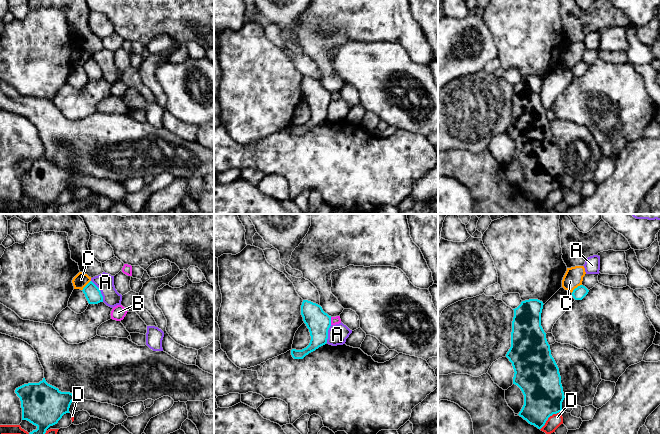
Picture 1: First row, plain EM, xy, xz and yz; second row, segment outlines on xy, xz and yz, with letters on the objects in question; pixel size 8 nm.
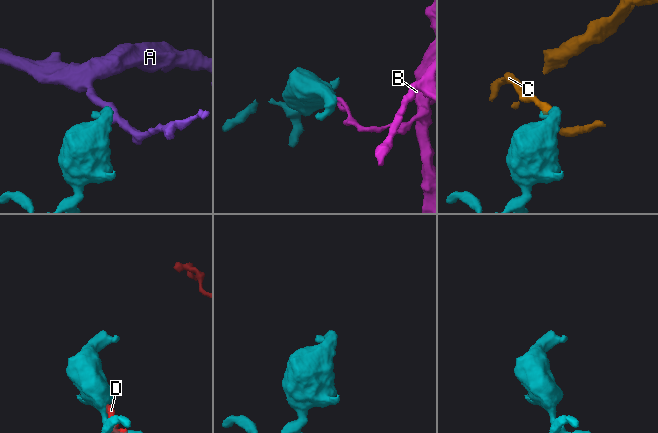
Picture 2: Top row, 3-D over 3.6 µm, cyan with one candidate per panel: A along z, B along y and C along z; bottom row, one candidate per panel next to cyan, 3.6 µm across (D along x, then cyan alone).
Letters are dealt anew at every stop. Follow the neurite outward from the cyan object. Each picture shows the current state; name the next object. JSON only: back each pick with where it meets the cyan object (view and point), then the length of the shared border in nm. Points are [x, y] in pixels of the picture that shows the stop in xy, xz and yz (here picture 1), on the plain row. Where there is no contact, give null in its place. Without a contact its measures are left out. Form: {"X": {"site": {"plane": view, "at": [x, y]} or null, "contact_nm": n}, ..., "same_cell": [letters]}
{"same_cell": []}

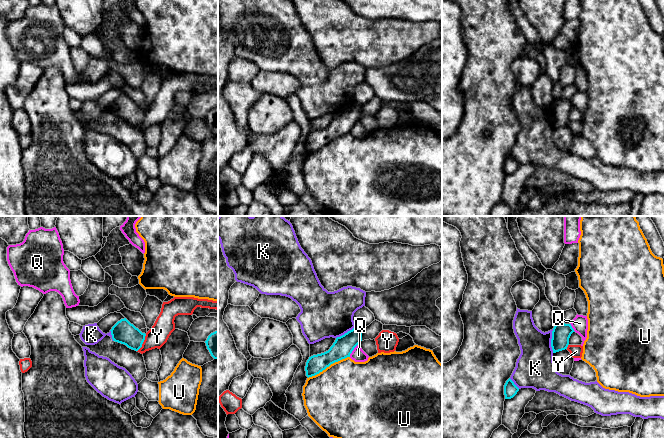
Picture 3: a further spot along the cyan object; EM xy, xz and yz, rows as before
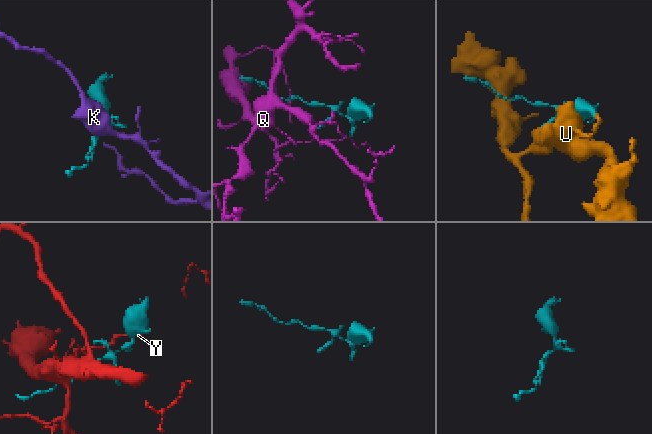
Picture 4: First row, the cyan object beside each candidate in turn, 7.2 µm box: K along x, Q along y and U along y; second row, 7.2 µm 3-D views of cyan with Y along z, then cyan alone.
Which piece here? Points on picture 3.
{"same_cell": []}

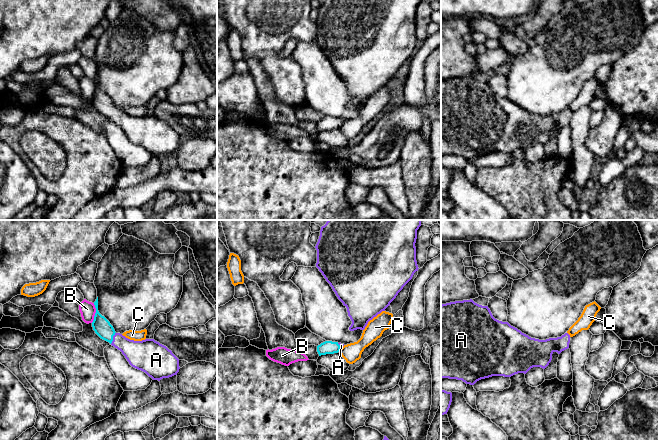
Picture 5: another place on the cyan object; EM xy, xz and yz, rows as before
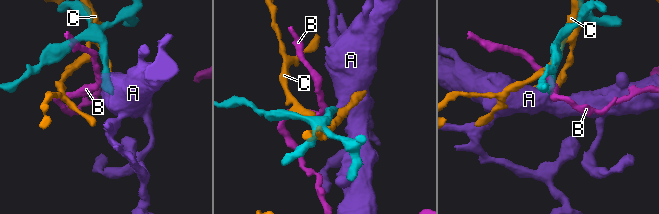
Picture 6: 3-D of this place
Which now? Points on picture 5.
{"A": {"site": {"plane": "xy", "at": [112, 114]}, "contact_nm": 100}, "same_cell": ["A"]}

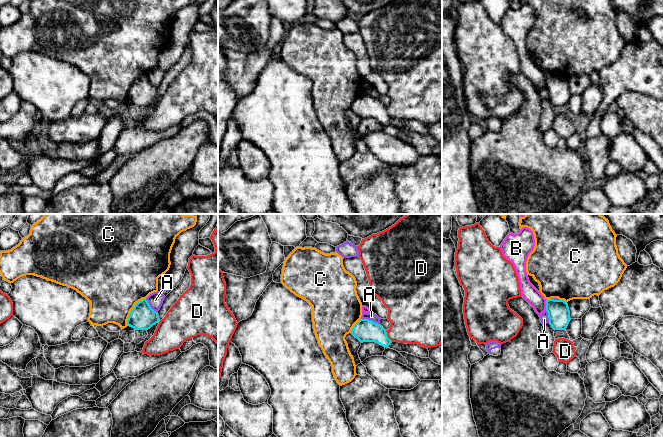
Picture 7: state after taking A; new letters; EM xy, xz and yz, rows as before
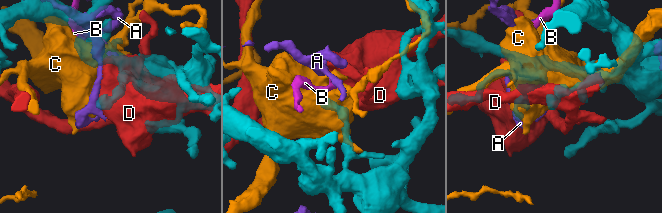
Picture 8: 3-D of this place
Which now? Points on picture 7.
{"same_cell": []}

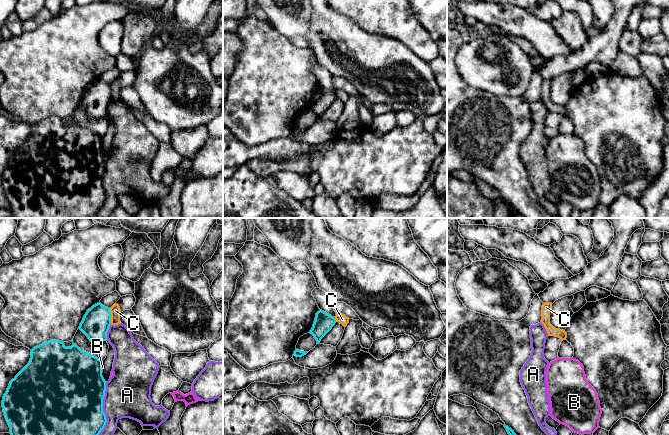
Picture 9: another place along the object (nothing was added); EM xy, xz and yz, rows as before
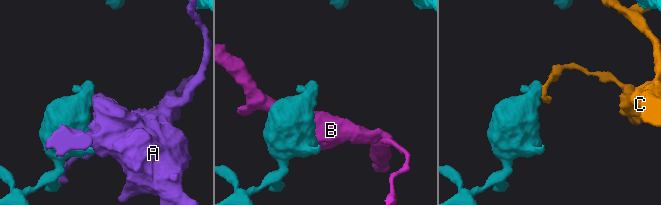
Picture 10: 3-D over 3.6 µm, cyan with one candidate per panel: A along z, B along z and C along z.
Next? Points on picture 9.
{"same_cell": []}

